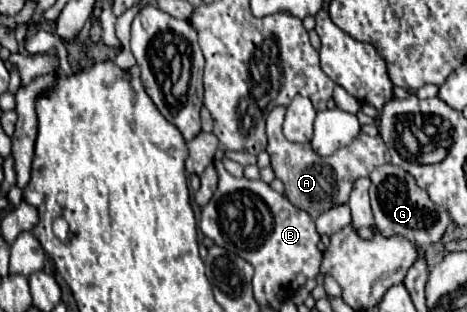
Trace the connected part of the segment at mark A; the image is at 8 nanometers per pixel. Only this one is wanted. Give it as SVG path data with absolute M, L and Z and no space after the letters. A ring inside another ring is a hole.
M281 105L273 107L267 115L267 139L269 139L267 153L271 157L271 167L275 171L275 177L281 179L285 185L285 197L295 207L307 211L313 219L319 213L329 211L331 207L347 203L355 179L369 177L369 173L375 167L389 163L387 147L379 135L369 137L365 133L359 133L351 145L337 149L331 157L321 157L311 149L311 143L291 143L285 139L281 131L283 117L285 117L285 107ZM329 169L331 169L331 177L329 177Z

